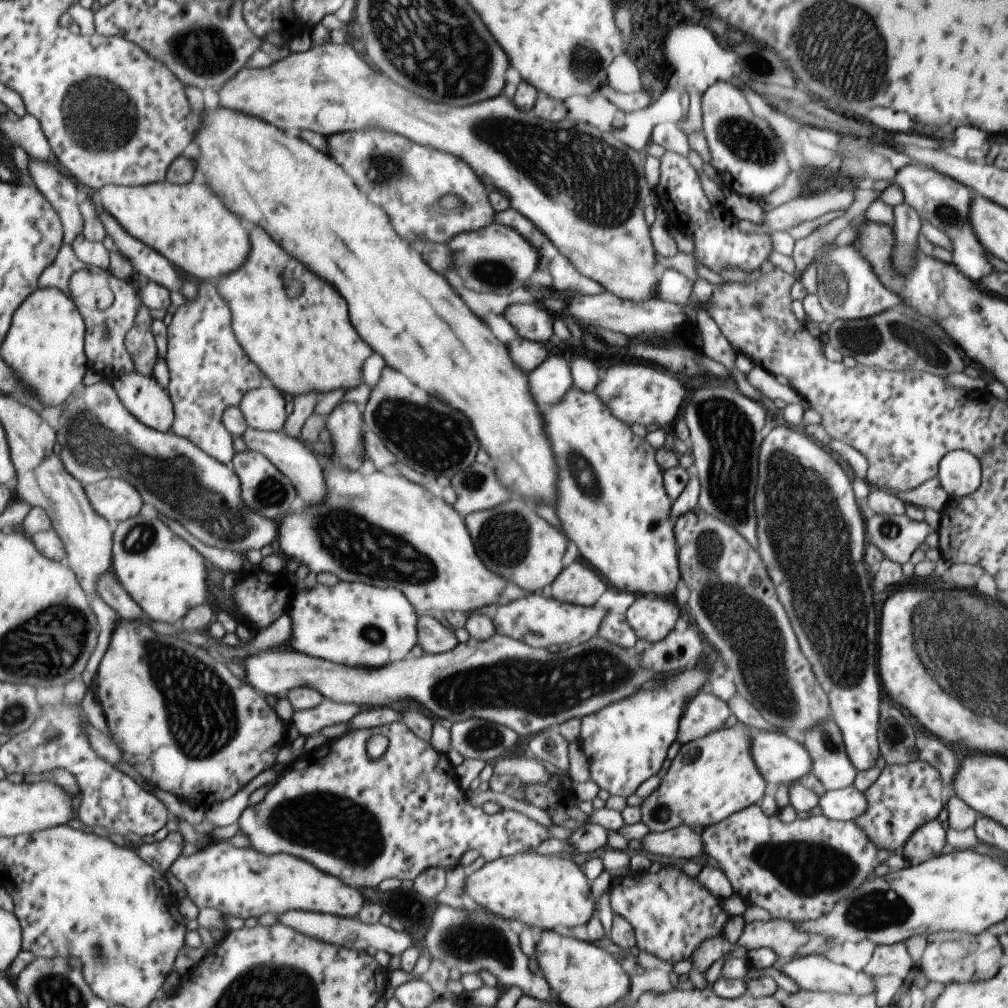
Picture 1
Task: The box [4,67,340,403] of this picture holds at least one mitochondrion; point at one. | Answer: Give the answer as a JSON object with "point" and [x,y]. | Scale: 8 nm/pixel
{"point":[97,116]}

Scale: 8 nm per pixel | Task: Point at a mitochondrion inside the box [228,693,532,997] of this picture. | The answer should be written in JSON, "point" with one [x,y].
{"point":[334,827]}

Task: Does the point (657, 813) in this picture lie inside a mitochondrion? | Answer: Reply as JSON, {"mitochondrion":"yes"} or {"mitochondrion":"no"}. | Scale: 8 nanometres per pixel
{"mitochondrion":"no"}

